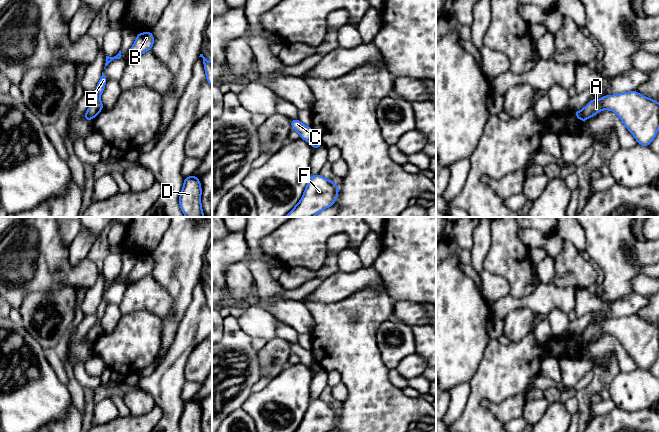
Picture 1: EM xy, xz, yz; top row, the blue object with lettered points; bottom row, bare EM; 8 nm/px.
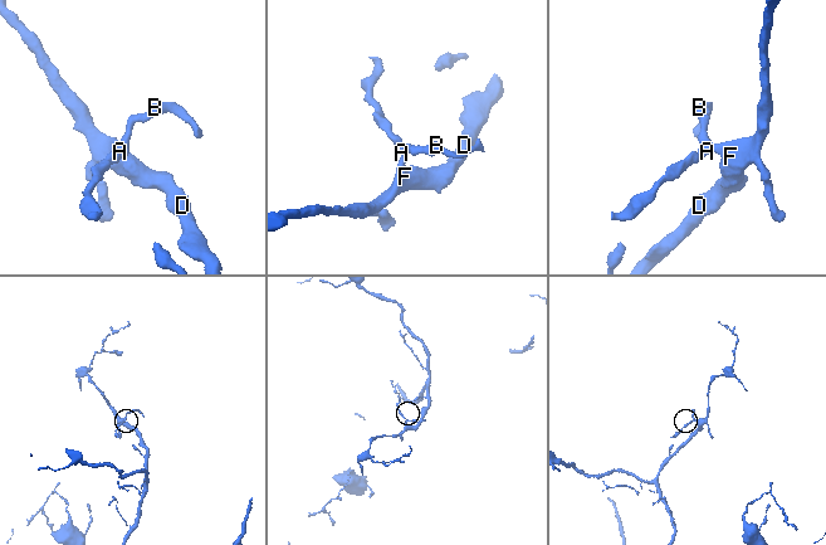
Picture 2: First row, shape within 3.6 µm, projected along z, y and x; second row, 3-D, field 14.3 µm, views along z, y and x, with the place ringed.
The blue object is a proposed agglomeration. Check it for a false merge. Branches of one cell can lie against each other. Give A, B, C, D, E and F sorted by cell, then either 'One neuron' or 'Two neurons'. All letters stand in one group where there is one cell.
Groups: A B D E F / C. Two neurons

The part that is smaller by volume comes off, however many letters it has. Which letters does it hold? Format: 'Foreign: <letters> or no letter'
Foreign: C

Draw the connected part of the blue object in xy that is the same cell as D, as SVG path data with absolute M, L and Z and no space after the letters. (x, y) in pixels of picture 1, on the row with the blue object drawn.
M188 176L184 178L183 189L180 192L179 204L186 217L203 217L201 206L202 188L198 177Z

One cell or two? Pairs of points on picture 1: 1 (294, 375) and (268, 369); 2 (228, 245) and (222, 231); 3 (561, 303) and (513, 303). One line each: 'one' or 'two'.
1: two
2: two
3: one

